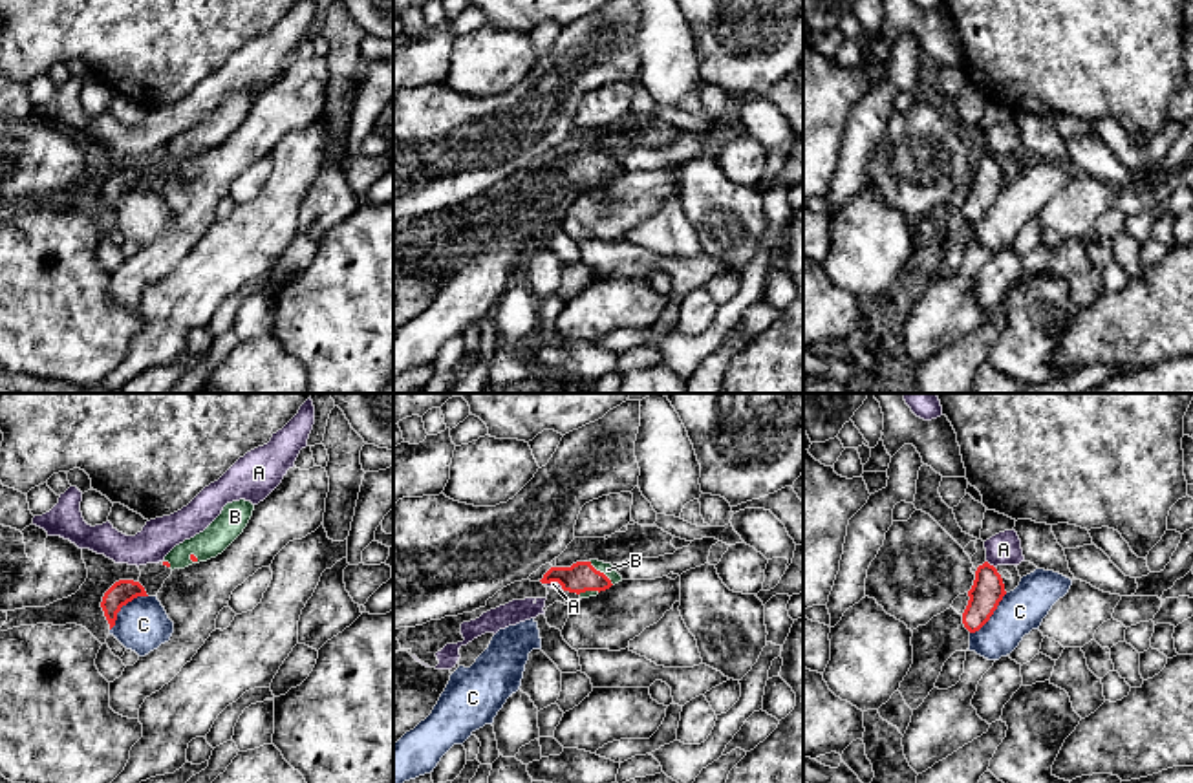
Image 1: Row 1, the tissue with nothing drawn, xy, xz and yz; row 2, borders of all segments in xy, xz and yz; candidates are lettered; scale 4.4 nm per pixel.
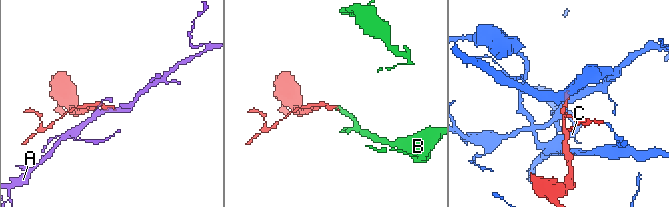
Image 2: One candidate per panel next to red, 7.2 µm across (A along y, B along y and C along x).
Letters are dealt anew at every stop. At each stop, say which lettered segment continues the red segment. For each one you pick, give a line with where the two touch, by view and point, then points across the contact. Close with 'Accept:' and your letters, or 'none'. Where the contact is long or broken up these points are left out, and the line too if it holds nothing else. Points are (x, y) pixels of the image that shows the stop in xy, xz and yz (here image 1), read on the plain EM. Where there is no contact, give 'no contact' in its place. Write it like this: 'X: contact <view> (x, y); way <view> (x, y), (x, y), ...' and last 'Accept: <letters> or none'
B: contact xz (599, 161); way xz (580, 167), (599, 161), (608, 160)
Accept: B

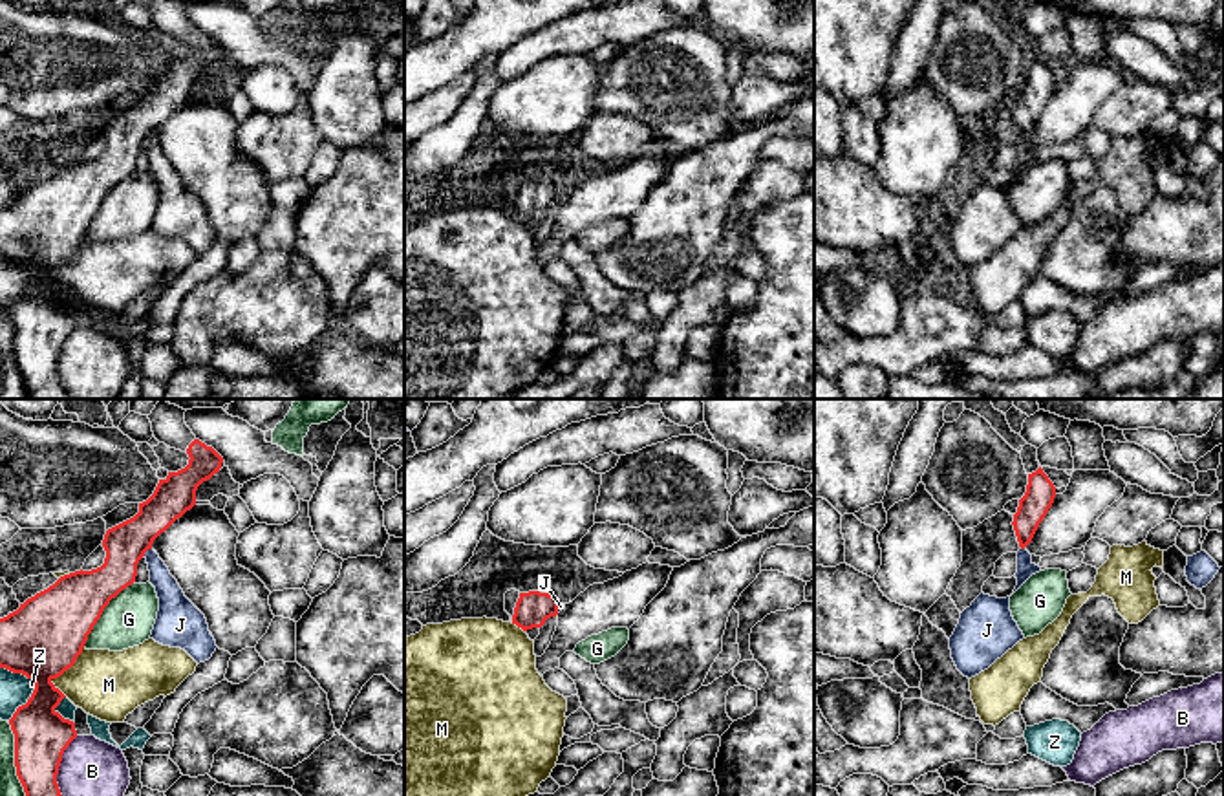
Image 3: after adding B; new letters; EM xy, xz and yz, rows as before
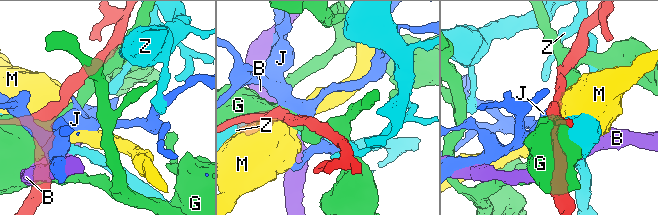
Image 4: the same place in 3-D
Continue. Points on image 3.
Accept: none

